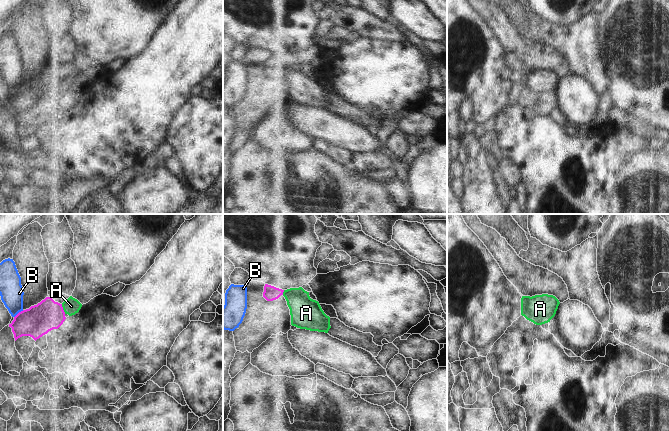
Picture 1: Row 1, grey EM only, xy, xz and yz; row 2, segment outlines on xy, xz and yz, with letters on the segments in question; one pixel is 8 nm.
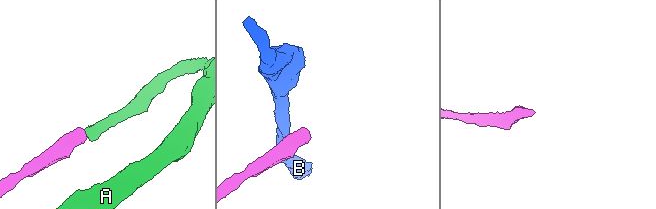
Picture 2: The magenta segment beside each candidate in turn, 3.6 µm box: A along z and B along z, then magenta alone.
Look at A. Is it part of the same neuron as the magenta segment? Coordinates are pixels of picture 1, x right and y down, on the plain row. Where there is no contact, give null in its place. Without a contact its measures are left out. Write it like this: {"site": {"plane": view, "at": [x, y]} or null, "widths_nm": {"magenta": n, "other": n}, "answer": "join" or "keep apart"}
{"site": {"plane": "xy", "at": [62, 85]}, "widths_nm": {"magenta": 240, "other": 140}, "answer": "join"}

